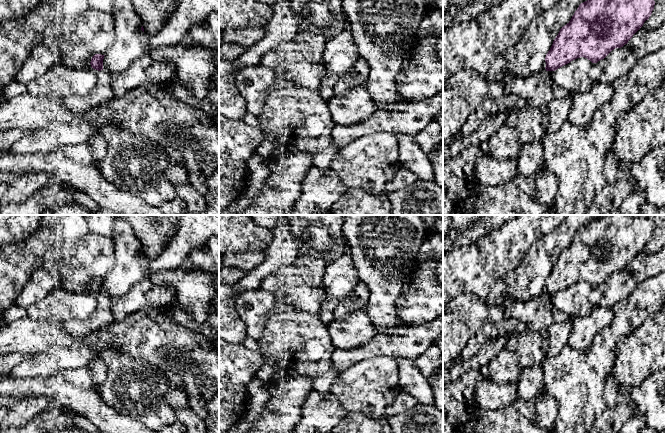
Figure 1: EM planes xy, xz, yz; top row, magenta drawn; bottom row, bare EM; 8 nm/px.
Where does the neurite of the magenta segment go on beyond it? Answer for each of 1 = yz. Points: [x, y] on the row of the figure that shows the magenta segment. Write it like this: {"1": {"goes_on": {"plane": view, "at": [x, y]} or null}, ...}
{"1": {"goes_on": null}}

